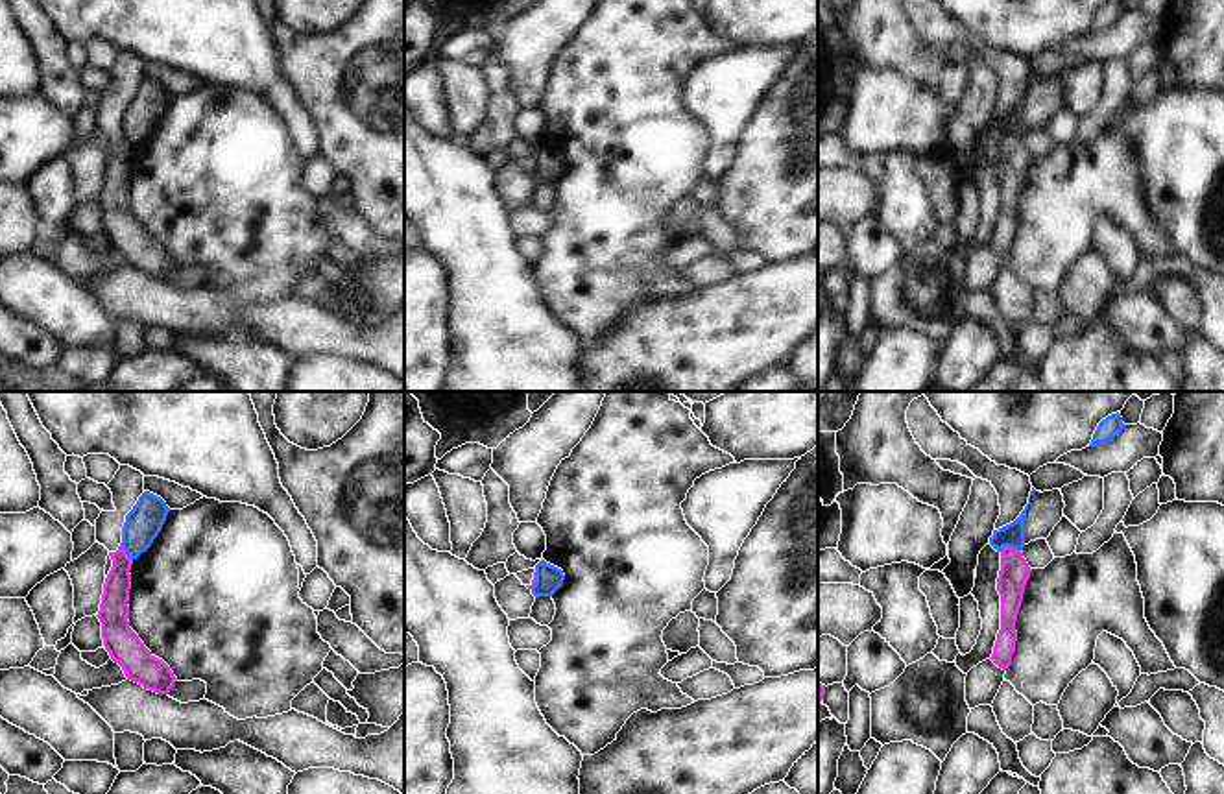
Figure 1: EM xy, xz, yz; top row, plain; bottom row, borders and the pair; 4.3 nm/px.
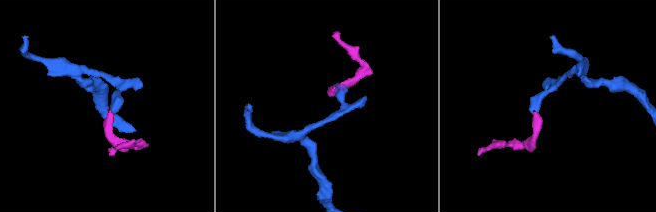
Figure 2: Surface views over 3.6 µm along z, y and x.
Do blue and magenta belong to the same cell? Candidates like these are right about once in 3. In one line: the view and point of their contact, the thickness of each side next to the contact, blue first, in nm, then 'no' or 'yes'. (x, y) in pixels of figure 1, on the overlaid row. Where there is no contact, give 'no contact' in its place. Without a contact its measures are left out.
yz (1008, 545) | 100/130 nm | no

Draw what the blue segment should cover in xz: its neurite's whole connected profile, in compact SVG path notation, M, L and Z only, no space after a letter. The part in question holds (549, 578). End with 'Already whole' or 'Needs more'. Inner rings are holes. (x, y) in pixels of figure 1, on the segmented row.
M541 559L535 565L534 576L535 576L535 583L532 585L532 595L535 598L552 596L563 585L565 580L563 571L546 563L545 559Z. Already whole.

